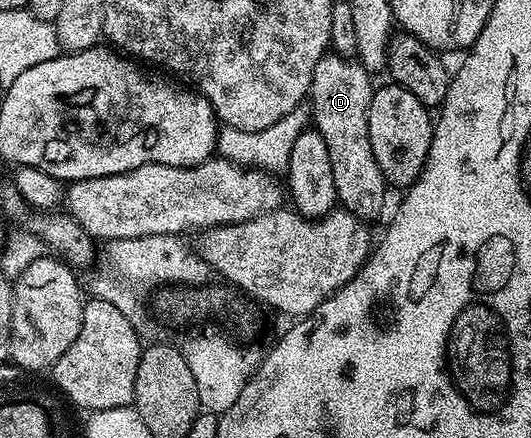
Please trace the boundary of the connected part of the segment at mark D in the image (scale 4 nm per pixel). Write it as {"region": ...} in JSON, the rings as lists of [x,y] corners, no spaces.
{"region":[[[334,53],[325,54],[321,61],[317,61],[309,92],[309,115],[314,130],[325,137],[325,149],[329,149],[336,200],[342,210],[353,213],[358,219],[371,221],[387,199],[389,184],[377,165],[377,157],[373,157],[373,145],[369,145],[367,110],[371,104],[373,82],[366,69],[355,61]]]}

